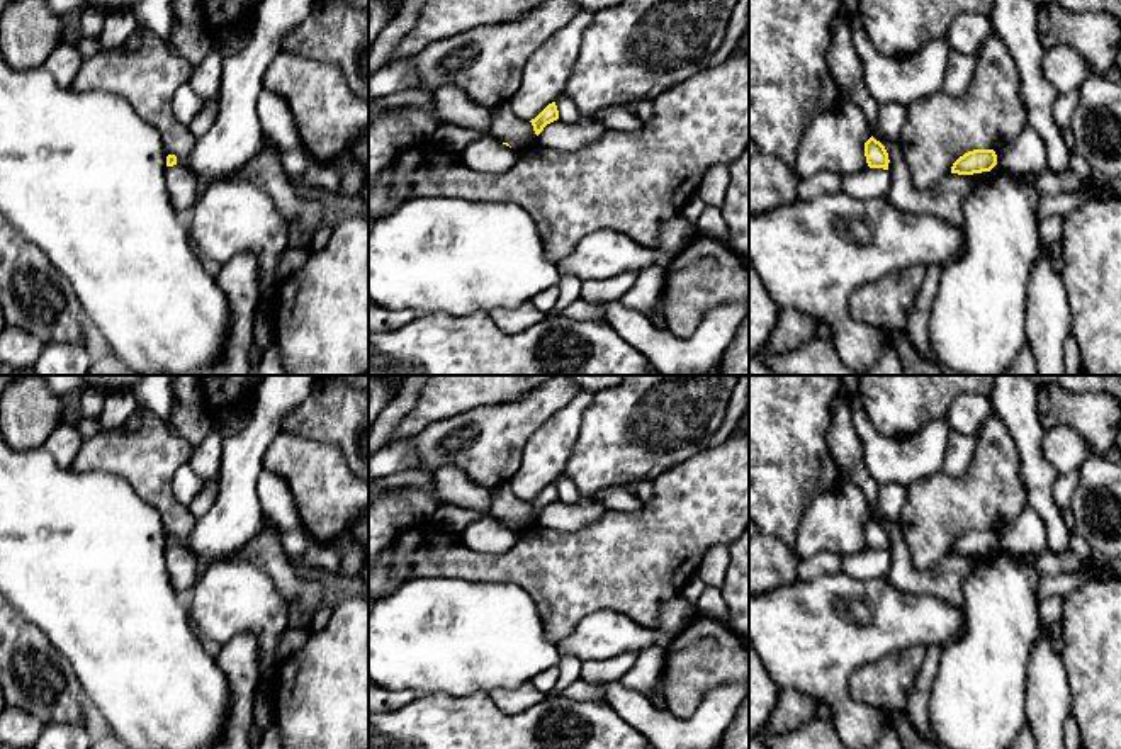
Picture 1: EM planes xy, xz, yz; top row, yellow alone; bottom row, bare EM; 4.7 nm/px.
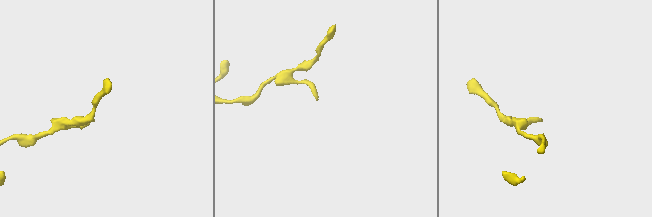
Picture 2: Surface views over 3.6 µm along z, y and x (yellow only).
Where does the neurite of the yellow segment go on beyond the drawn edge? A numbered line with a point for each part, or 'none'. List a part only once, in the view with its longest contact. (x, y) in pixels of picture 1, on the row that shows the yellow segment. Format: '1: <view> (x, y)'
1: xy (235, 138)

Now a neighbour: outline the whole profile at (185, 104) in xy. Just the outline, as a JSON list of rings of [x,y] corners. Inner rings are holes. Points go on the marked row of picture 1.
[[[189,82],[182,83],[172,99],[173,115],[180,124],[189,126],[202,109],[200,97]]]

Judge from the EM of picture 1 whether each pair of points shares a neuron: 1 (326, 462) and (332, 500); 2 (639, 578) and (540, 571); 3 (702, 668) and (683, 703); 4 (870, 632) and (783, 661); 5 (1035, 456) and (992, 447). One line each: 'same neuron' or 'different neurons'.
1: same neuron
2: same neuron
3: same neuron
4: same neuron
5: different neurons

